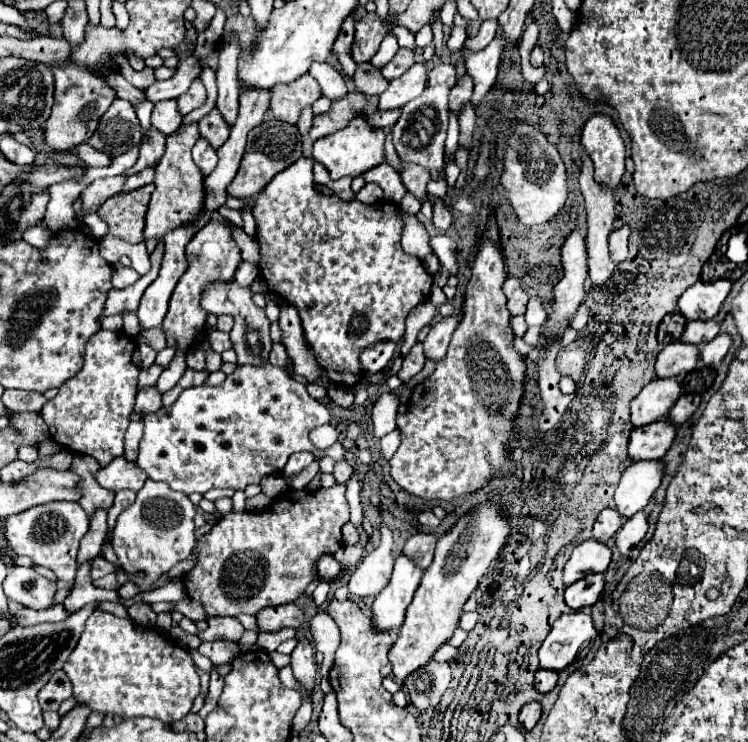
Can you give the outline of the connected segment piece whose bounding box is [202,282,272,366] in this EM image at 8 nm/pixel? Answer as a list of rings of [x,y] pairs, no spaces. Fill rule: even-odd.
[[[232,282],[230,286],[226,284],[214,284],[206,288],[206,294],[202,296],[202,306],[210,312],[210,314],[230,314],[234,316],[234,328],[230,332],[230,340],[232,346],[238,354],[238,364],[252,364],[252,366],[260,366],[268,362],[270,350],[272,350],[272,340],[270,340],[270,322],[264,316],[264,310],[256,308],[252,302],[252,292],[250,288],[242,288],[236,282]]]

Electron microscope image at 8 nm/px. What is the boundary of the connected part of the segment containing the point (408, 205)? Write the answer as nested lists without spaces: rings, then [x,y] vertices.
[[[409,192],[406,193],[400,202],[400,208],[410,214],[417,214],[421,209],[421,202]]]

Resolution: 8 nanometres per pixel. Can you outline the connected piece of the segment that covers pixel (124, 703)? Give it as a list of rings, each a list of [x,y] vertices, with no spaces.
[[[94,610],[92,616],[86,620],[84,632],[62,670],[68,674],[68,678],[74,686],[72,696],[76,700],[76,704],[88,706],[90,712],[98,712],[102,716],[116,714],[124,720],[148,716],[148,718],[158,718],[166,724],[176,722],[190,712],[194,698],[200,694],[198,668],[186,648],[180,648],[168,636],[164,638],[156,628],[140,626],[128,616],[118,618],[104,610]]]

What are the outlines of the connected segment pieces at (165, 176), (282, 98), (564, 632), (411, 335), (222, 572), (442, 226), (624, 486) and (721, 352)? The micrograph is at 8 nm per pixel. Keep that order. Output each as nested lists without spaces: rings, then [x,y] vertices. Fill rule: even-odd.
[[[190,124],[176,132],[174,136],[168,136],[164,156],[156,164],[156,190],[152,194],[152,200],[148,204],[146,212],[146,226],[144,226],[144,242],[146,240],[162,240],[168,232],[186,226],[194,220],[198,220],[204,214],[206,204],[206,190],[202,184],[202,172],[192,160],[192,146],[200,138],[198,124]]]
[[[310,74],[288,84],[276,84],[270,90],[270,114],[282,122],[296,124],[300,110],[312,106],[320,96],[320,86]]]
[[[572,612],[572,614],[560,616],[552,624],[550,634],[546,636],[544,644],[538,650],[540,668],[554,670],[554,672],[564,670],[568,664],[572,664],[578,650],[584,644],[592,642],[596,636],[598,632],[592,624],[590,614]]]
[[[429,300],[420,302],[410,311],[406,319],[406,331],[402,340],[401,354],[403,358],[417,342],[418,332],[431,322],[436,312],[436,307]]]
[[[346,486],[320,488],[312,492],[288,490],[264,512],[230,512],[222,516],[208,534],[196,540],[196,564],[184,576],[186,594],[204,606],[208,618],[258,614],[262,608],[294,602],[314,578],[314,560],[318,560],[322,554],[332,554],[342,546],[341,529],[348,518],[350,506],[346,500]]]
[[[436,200],[434,202],[434,226],[438,228],[438,230],[448,230],[450,228],[450,224],[452,224],[452,220],[450,220],[450,212],[448,212],[448,208],[444,206],[444,202],[442,200]]]
[[[646,460],[646,462],[632,462],[620,478],[620,484],[614,494],[616,510],[620,516],[630,518],[640,512],[654,490],[660,486],[664,474],[662,460]]]
[[[718,334],[712,342],[708,342],[706,346],[702,346],[702,350],[700,350],[700,362],[704,366],[718,366],[722,362],[722,358],[726,356],[730,344],[732,344],[732,340],[730,340],[728,334]]]

